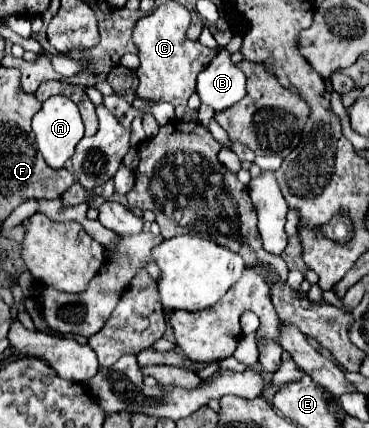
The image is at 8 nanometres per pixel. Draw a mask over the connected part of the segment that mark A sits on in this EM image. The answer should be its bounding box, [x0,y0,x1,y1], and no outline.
[32,95,84,169]

